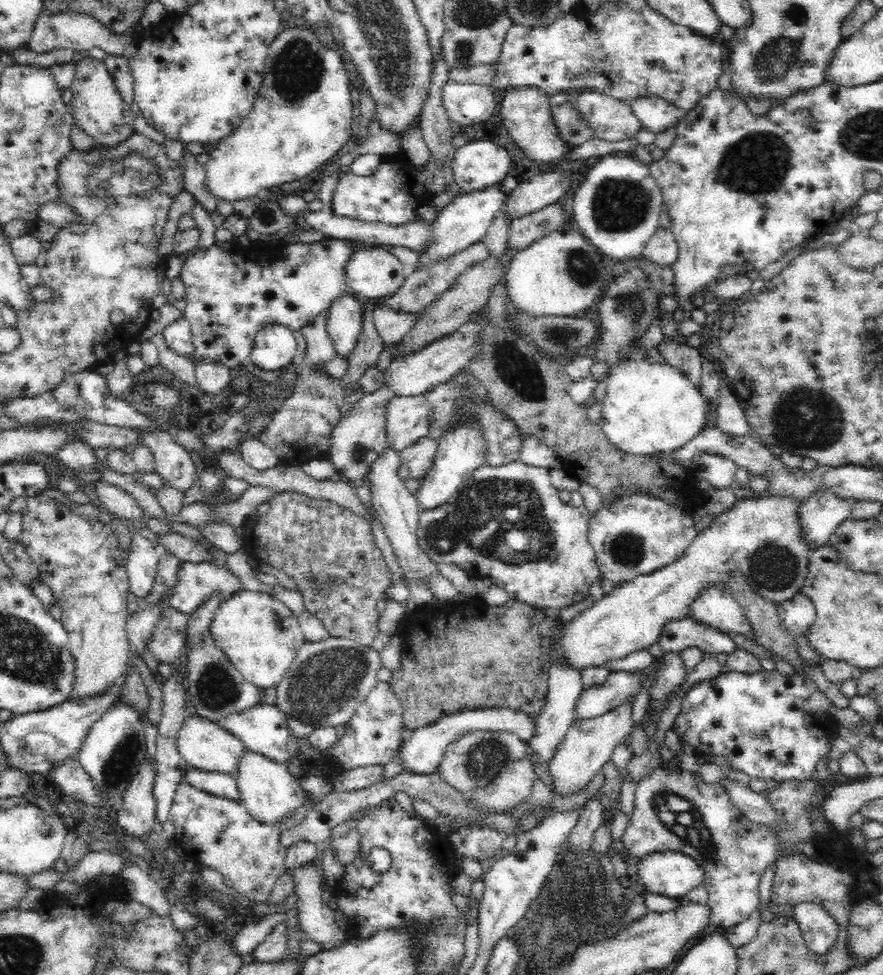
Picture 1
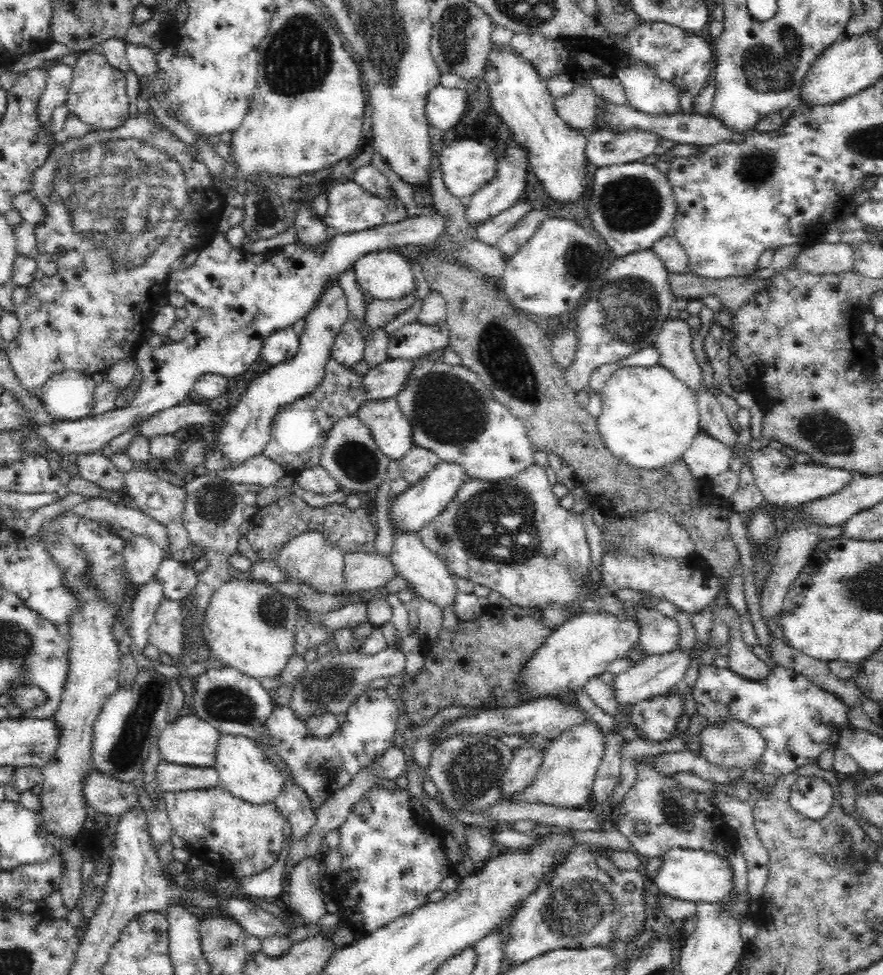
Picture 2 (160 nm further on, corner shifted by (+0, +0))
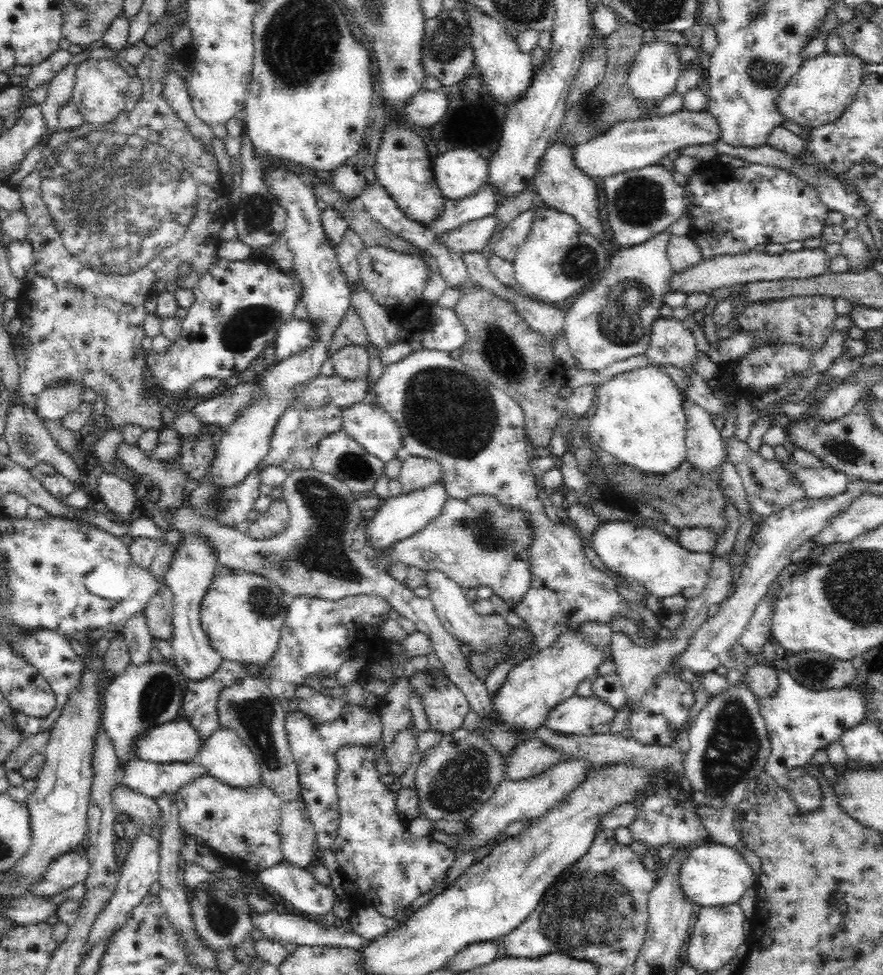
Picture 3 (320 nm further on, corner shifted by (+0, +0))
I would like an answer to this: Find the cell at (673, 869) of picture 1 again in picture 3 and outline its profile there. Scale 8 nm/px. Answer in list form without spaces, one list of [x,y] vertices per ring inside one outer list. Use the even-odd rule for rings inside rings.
[[[722,844],[699,845],[684,852],[678,862],[678,887],[684,898],[702,907],[738,902],[747,889],[756,887],[755,875],[740,852]]]

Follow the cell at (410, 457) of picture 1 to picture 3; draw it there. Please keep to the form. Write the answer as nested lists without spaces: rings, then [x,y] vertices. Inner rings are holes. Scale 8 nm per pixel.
[[[405,454],[401,463],[398,479],[404,493],[435,483],[444,475],[441,464],[434,459]]]

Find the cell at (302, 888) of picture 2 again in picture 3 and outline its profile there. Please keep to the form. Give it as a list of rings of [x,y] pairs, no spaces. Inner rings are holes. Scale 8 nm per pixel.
[[[302,799],[300,802],[284,802],[281,806],[282,826],[280,835],[282,840],[283,859],[302,870],[309,870],[309,866],[315,865],[316,850],[314,842],[317,842],[315,828],[309,819]]]

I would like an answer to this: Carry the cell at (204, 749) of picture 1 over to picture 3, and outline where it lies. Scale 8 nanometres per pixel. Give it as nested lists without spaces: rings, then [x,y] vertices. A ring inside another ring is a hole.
[[[186,717],[151,728],[136,742],[136,758],[160,763],[197,762],[204,739]]]

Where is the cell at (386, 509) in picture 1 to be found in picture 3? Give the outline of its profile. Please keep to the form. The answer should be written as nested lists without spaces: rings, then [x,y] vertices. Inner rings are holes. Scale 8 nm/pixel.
[[[426,569],[424,574],[424,586],[430,592],[430,602],[435,608],[435,613],[442,621],[444,627],[452,636],[456,637],[458,642],[468,644],[471,650],[480,650],[484,652],[486,649],[492,648],[508,648],[505,646],[505,634],[509,627],[506,619],[500,614],[493,613],[490,616],[478,616],[466,600],[463,588],[457,582],[454,582],[446,573],[436,569]]]

